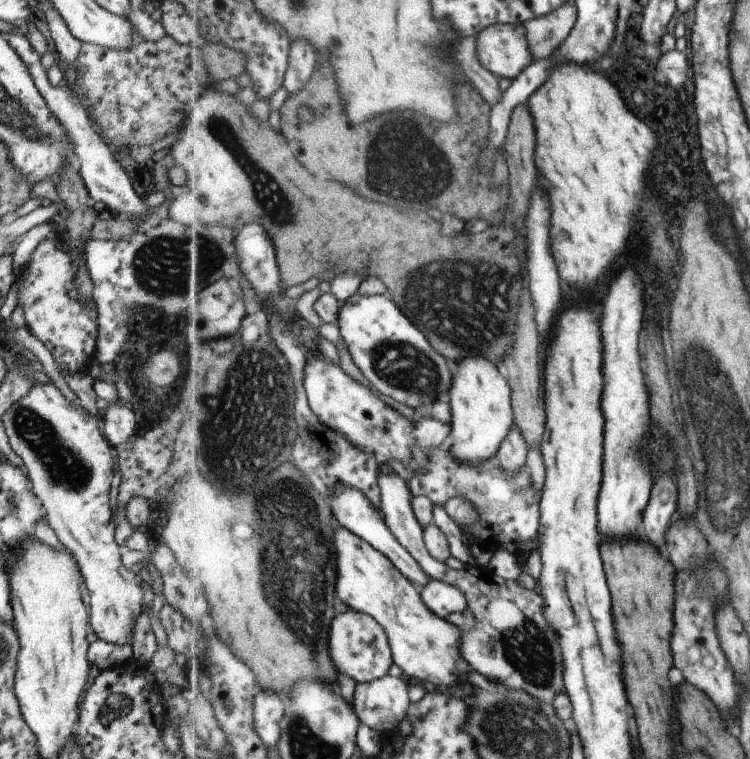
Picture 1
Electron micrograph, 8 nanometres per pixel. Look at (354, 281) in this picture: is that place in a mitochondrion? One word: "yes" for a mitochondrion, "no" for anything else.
no

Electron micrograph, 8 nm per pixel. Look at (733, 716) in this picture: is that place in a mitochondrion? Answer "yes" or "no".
no

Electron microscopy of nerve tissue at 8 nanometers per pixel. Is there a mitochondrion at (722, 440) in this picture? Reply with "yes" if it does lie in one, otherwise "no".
yes

